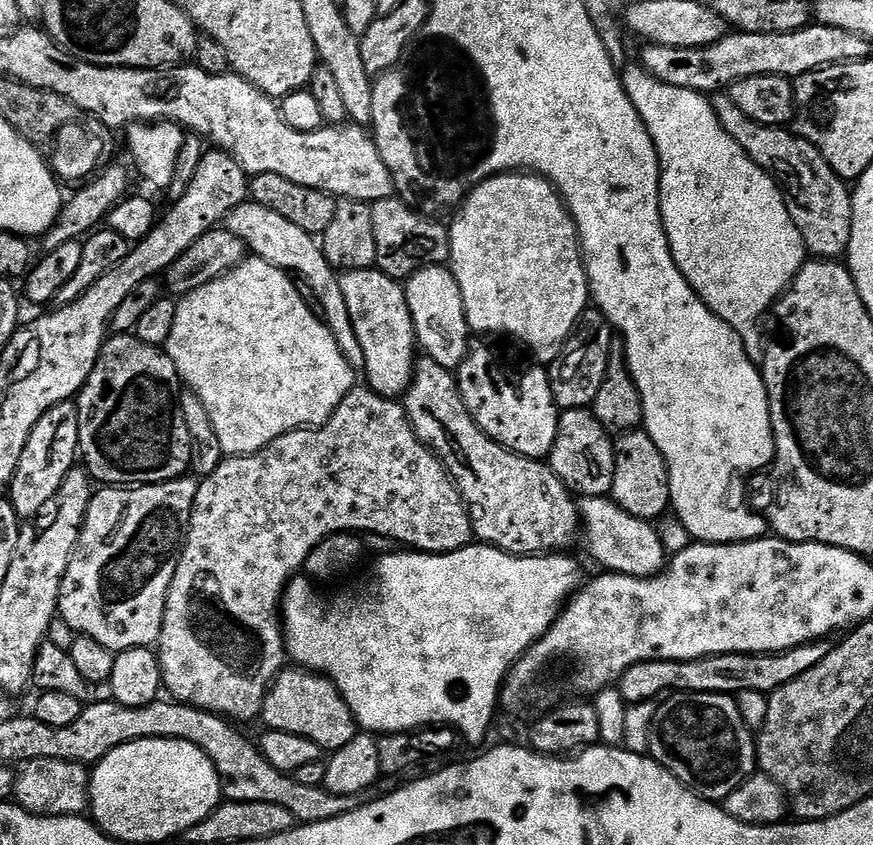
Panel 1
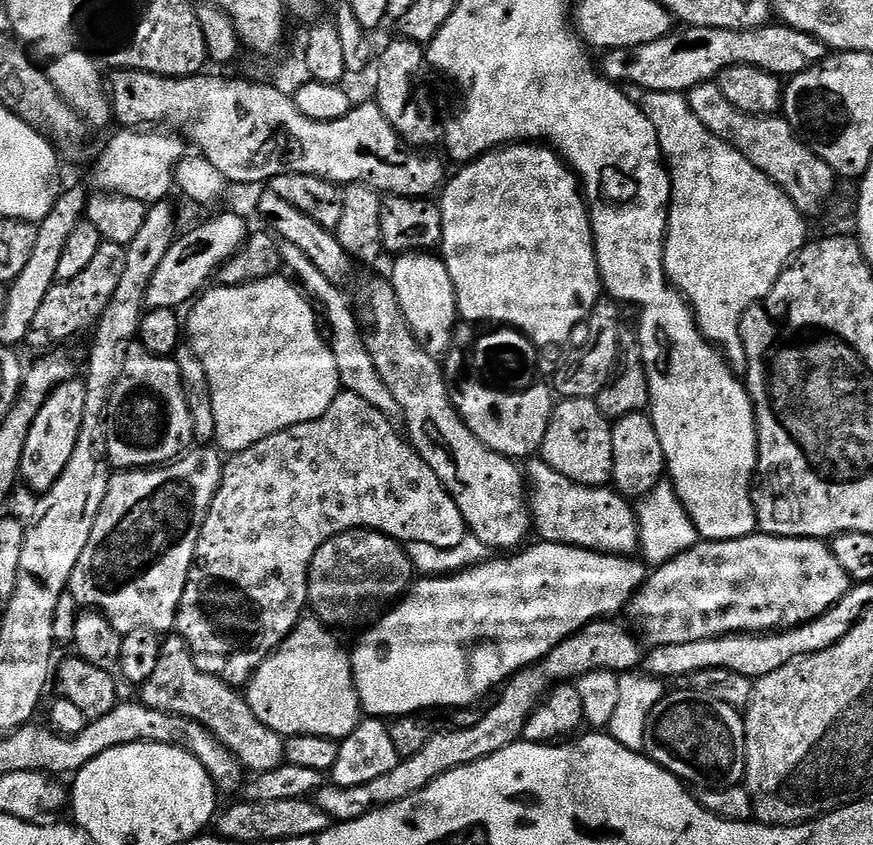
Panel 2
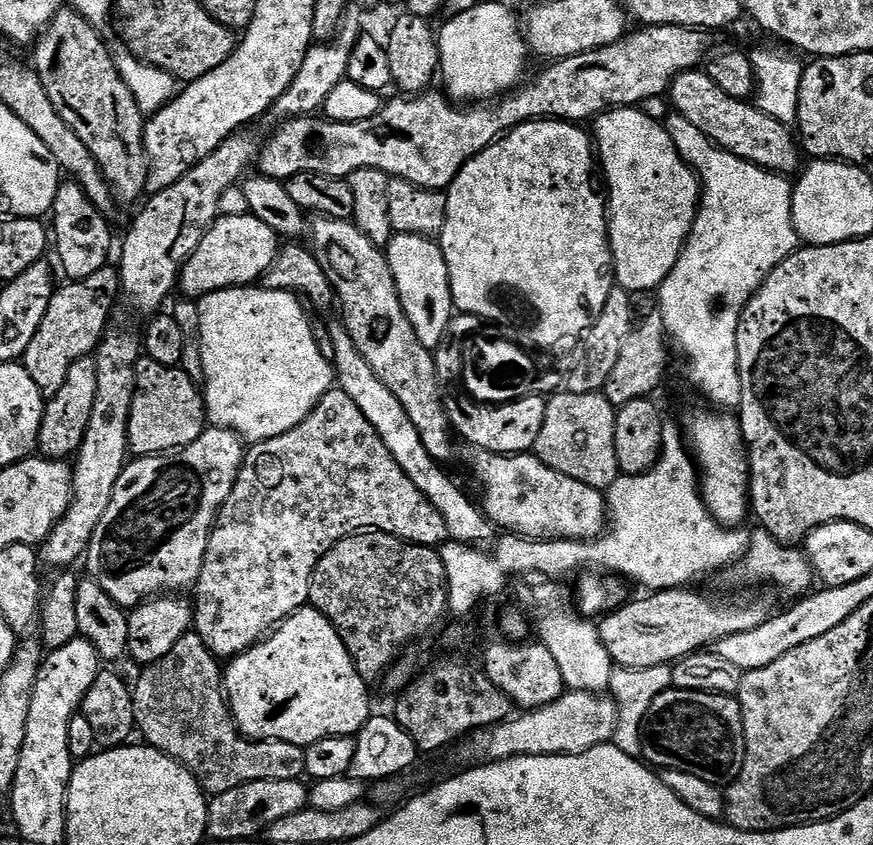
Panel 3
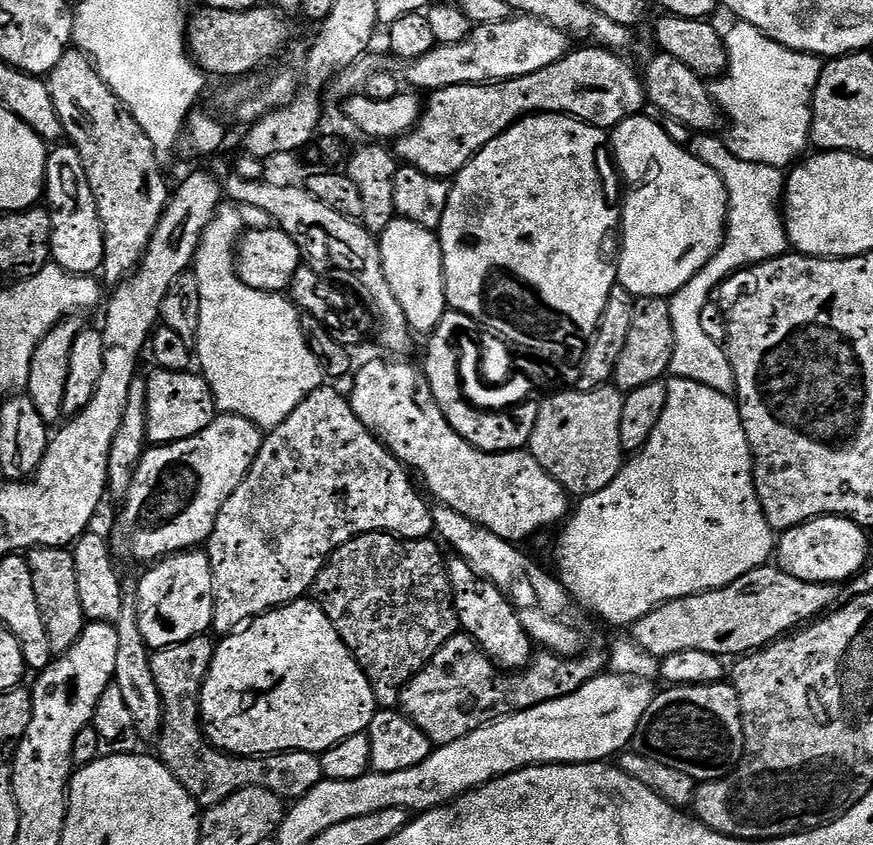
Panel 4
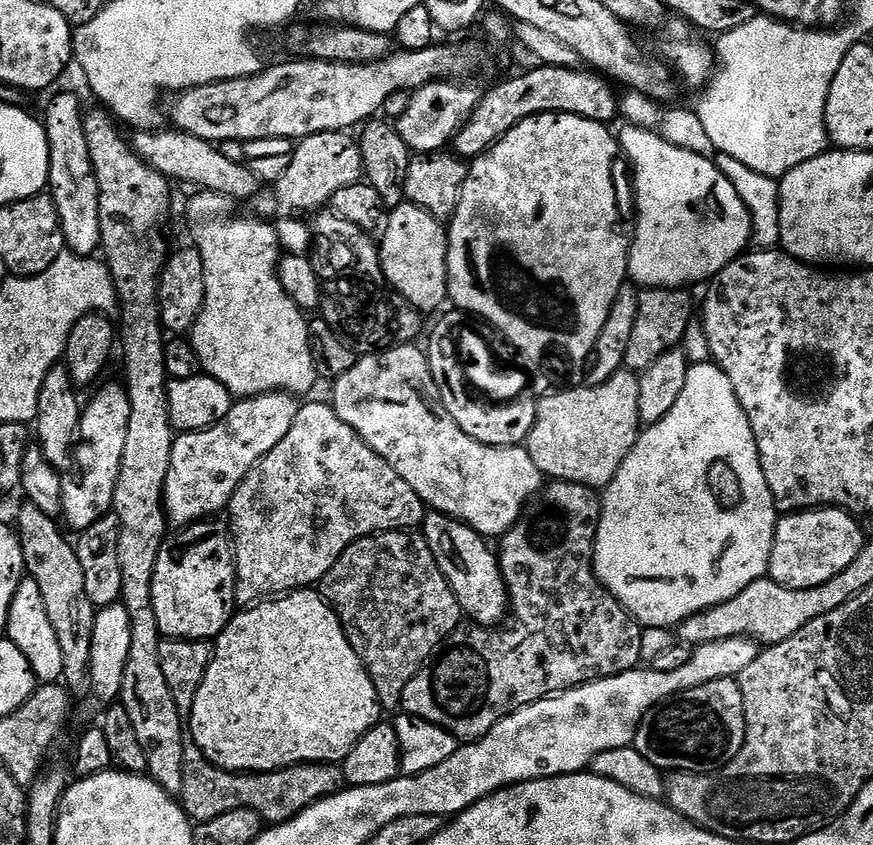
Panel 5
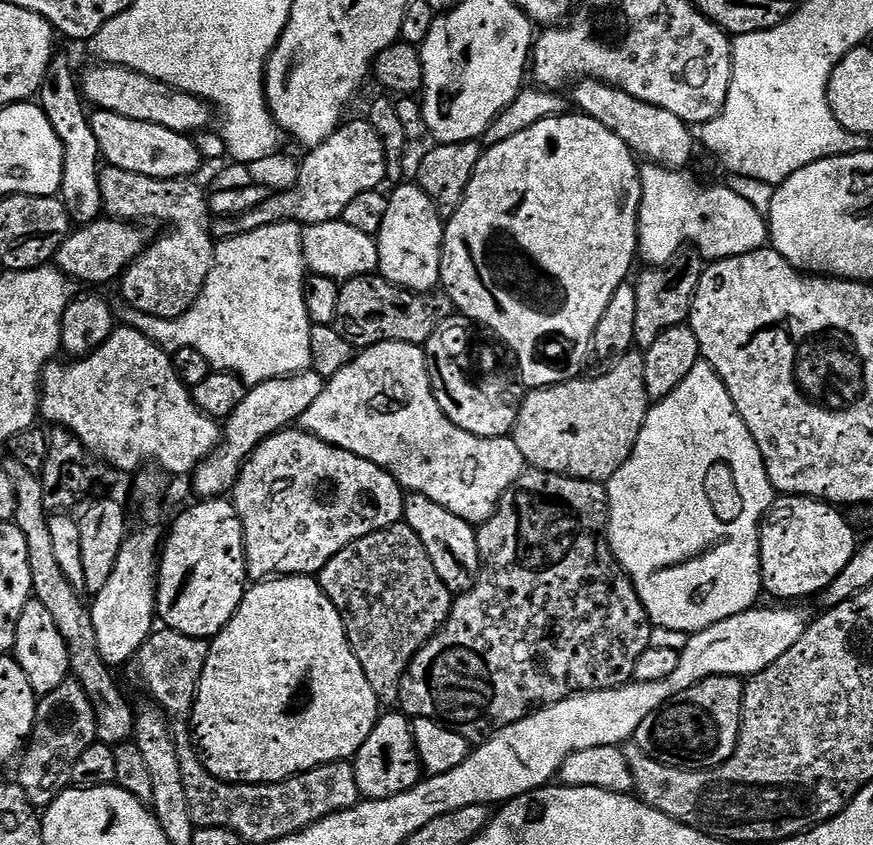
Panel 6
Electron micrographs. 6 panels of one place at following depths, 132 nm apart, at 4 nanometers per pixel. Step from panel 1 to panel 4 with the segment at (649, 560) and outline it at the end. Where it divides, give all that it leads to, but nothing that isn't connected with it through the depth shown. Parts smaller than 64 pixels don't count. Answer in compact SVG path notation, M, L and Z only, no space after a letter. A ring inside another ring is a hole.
M404 358L384 359L388 360L372 360L362 365L360 373L358 368L354 376L356 381L350 391L352 409L356 417L383 440L397 460L407 465L417 477L420 475L424 479L429 492L427 495L433 501L436 499L437 505L462 514L462 518L470 518L470 522L478 522L478 526L498 534L498 538L513 542L521 542L551 524L559 525L569 515L570 494L532 457L531 451L483 452L470 446L470 442L462 439L454 426L446 422L446 414L438 410L438 402L434 402L434 394L430 390L430 382L424 376L423 367L416 365L415 368L407 364Z

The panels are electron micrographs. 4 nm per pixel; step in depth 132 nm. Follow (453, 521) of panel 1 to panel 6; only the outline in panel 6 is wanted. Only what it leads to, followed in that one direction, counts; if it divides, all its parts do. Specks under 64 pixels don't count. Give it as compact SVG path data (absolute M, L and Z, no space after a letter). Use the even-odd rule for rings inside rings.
M285 430L277 432L275 436L268 436L260 443L251 456L244 461L240 476L236 480L236 486L232 489L230 496L238 510L238 518L242 522L244 531L244 549L246 550L246 562L248 563L249 581L259 582L282 576L311 576L315 577L334 558L334 554L341 552L348 544L355 540L361 540L371 532L377 532L383 528L389 528L391 524L398 524L404 518L405 489L386 470L382 470L374 462L366 458L358 458L358 454L350 454L341 448L335 448L333 444L322 442L307 430Z

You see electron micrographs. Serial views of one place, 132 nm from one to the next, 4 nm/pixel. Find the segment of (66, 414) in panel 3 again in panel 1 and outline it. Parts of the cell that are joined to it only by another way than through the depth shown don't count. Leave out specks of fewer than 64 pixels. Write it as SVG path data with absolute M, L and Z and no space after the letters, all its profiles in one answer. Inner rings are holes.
M72 400L62 402L51 408L46 414L42 414L42 422L38 422L38 426L34 426L34 430L30 434L30 442L26 442L26 450L22 450L22 459L18 461L18 470L14 474L10 489L12 505L21 521L31 520L38 514L38 510L42 510L42 506L46 506L46 502L50 502L50 498L54 498L54 494L58 494L58 486L62 486L66 474L70 474L70 470L77 467L79 447L78 410Z

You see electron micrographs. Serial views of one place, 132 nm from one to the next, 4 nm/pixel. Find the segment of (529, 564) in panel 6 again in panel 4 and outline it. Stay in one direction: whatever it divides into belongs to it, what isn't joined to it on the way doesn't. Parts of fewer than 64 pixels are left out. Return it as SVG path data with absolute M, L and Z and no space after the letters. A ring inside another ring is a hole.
M457 634L451 636L446 642L446 646L442 646L442 650L438 650L438 654L434 654L434 658L428 663L418 675L413 678L412 681L407 684L402 690L400 695L400 702L398 705L399 711L403 712L409 720L414 722L414 726L418 726L418 730L422 730L428 738L432 740L433 745L439 746L442 744L449 744L450 742L458 742L458 738L466 738L466 734L470 734L474 730L484 728L487 724L492 724L496 720L501 720L504 716L513 716L516 712L525 712L530 710L534 706L539 704L545 704L551 700L557 700L558 698L566 698L570 694L574 694L582 686L586 686L586 682L590 682L596 676L601 675L608 668L608 656L605 653L591 652L591 650L585 651L583 654L575 656L562 656L549 650L540 650L533 655L531 662L528 663L528 667L523 670L501 670L493 664L491 658L482 651L481 648L474 641L472 637L467 634Z

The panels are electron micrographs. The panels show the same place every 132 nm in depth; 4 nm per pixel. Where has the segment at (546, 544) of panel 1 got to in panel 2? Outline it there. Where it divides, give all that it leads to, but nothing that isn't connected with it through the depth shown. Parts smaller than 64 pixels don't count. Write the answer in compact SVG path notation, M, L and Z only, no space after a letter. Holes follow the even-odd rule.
M387 279L372 280L369 284L362 285L360 293L354 296L354 300L358 305L358 319L368 353L374 362L374 370L378 370L382 382L386 382L386 390L394 394L394 402L398 402L400 416L408 427L406 436L412 447L428 463L430 470L438 474L442 486L452 495L458 510L462 510L462 518L469 533L474 538L478 538L478 542L482 542L490 550L519 549L525 543L523 540L527 538L528 532L530 536L534 528L530 511L530 492L526 487L526 476L521 465L519 468L516 465L519 463L515 459L487 448L466 426L466 422L452 404L441 361L437 357L426 354L426 350L422 350L422 346L414 338L402 314L398 294Z

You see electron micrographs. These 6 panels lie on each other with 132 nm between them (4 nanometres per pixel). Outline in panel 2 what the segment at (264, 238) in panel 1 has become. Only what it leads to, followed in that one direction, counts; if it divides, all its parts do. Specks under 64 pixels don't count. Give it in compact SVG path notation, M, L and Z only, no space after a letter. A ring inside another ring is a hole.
M281 243L280 259L283 267L287 269L287 271L289 268L289 270L293 272L291 275L303 285L307 295L319 305L322 312L322 307L324 307L324 312L328 315L328 324L332 327L330 347L334 358L338 362L338 374L340 375L341 385L343 385L347 391L366 398L366 402L370 402L370 406L382 410L382 414L386 414L390 418L399 417L400 407L398 406L398 402L394 402L394 394L390 394L390 390L386 390L386 382L382 382L378 370L374 370L374 362L370 358L368 347L364 341L364 334L360 327L357 309L354 307L353 301L349 299L349 297L349 301L344 297L345 289L332 284L330 278L325 278L322 273L319 272L318 266L314 266L314 262L310 262L310 258L306 258L306 254L302 254L302 250L298 250L298 246Z

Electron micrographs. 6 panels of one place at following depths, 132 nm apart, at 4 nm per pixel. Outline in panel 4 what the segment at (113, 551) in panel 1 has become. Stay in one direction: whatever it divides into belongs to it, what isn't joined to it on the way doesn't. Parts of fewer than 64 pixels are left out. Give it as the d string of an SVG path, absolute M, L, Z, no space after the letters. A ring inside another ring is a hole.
M217 415L215 420L198 434L173 444L152 446L144 453L132 479L127 496L123 497L124 509L120 512L120 528L128 543L128 552L136 560L155 562L177 552L187 552L203 545L214 530L214 522L230 494L238 490L242 478L258 458L264 444L265 433L254 422L241 416Z

